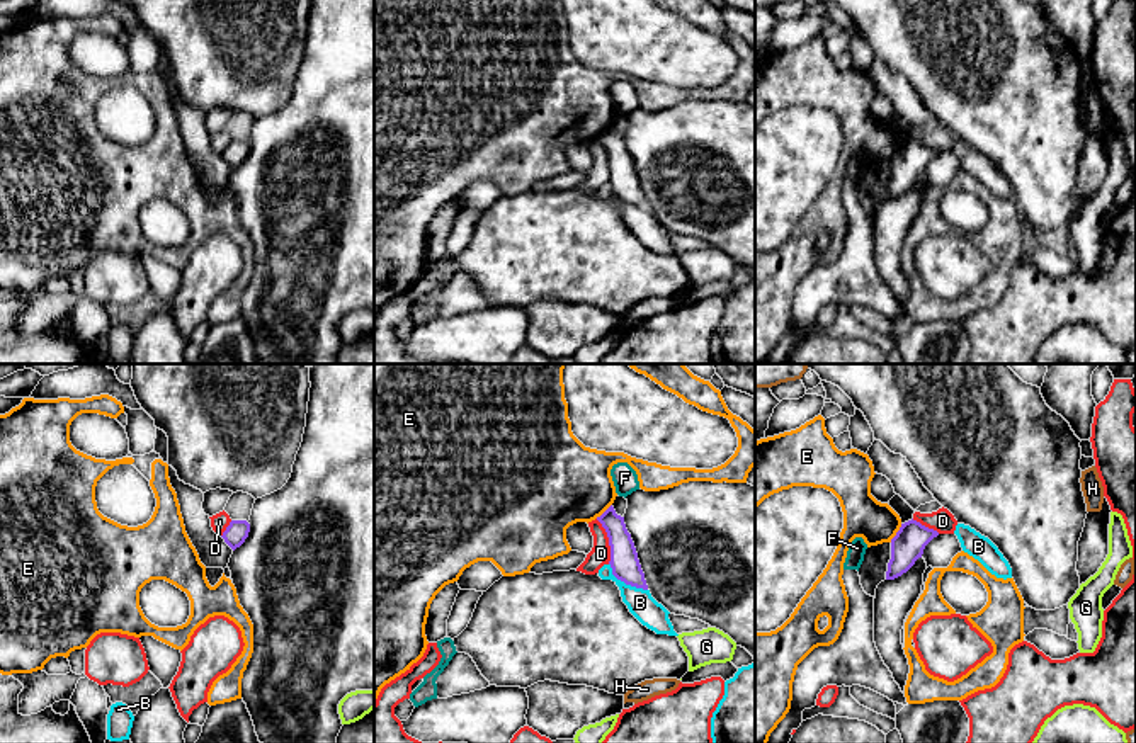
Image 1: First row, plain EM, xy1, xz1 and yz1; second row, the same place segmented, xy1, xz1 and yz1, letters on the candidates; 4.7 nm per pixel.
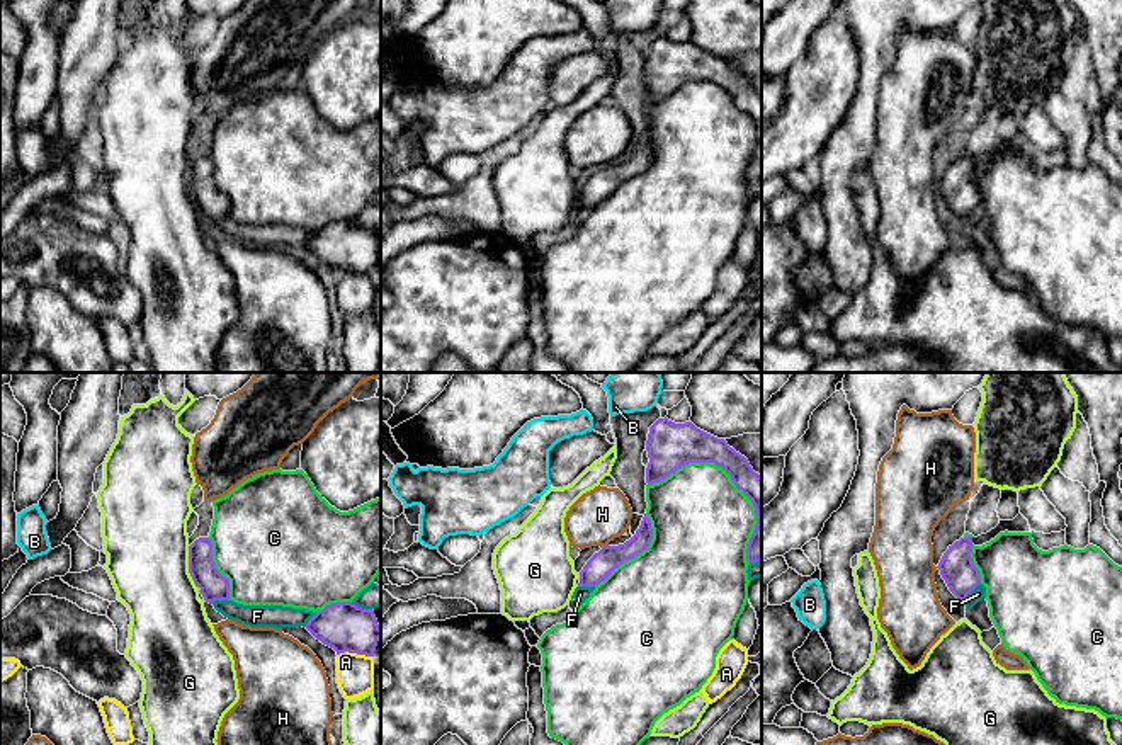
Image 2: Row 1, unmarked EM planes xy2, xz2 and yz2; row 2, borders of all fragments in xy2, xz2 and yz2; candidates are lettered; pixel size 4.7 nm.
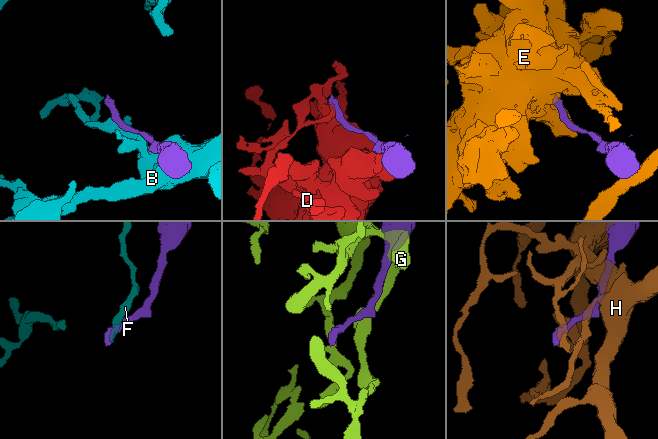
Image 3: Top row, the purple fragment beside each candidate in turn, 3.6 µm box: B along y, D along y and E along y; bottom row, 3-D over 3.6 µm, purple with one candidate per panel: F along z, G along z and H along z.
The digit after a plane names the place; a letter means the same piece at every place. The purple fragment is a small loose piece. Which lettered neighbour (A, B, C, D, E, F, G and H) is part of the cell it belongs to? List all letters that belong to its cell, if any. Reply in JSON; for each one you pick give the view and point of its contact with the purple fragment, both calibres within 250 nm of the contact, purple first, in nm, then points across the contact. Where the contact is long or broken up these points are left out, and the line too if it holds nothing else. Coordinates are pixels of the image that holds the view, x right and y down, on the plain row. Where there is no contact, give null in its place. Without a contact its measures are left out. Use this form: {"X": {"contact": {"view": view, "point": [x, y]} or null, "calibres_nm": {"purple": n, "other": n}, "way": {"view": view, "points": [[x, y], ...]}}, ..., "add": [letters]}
{"add": []}

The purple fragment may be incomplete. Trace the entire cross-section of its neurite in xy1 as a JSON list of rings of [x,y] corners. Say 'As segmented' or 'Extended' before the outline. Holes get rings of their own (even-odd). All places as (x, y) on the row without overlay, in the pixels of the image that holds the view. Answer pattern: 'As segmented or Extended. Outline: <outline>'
As segmented. Outline: [[[231,139],[221,156],[235,170],[245,162],[248,151],[250,143],[247,139]]]

